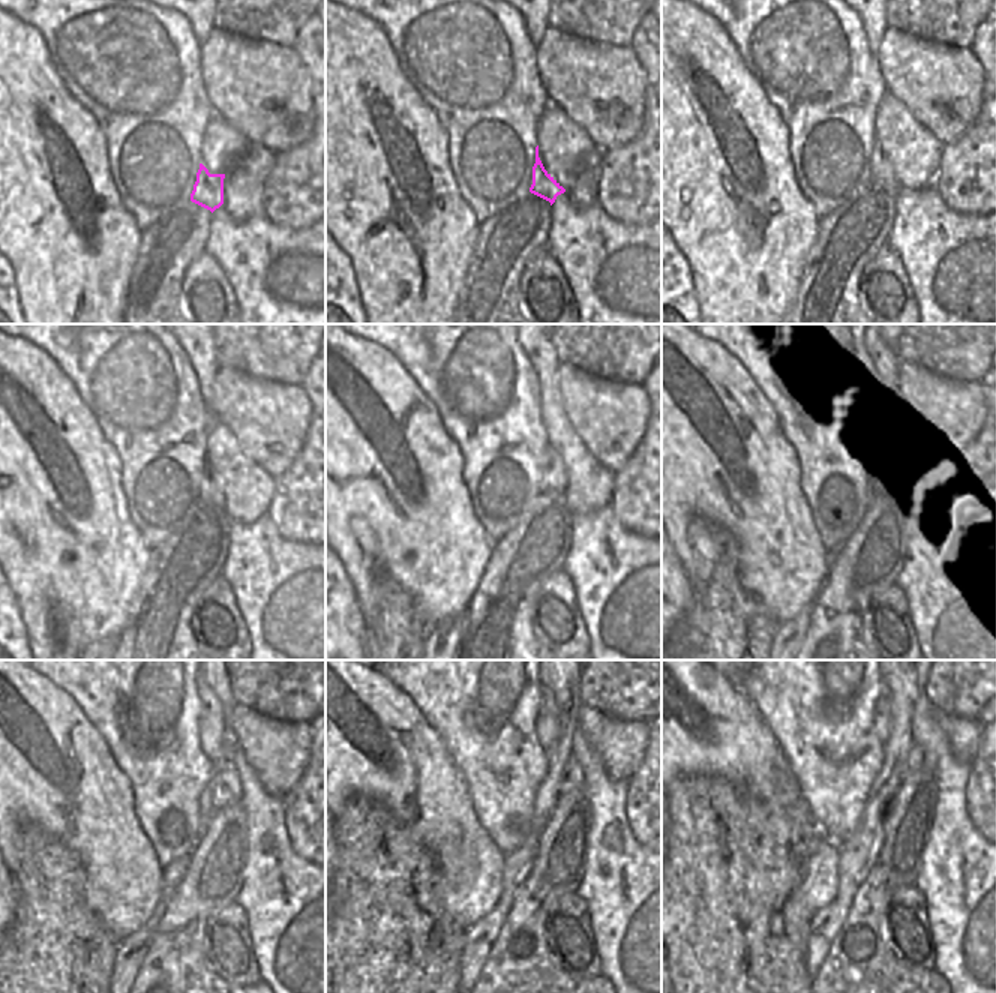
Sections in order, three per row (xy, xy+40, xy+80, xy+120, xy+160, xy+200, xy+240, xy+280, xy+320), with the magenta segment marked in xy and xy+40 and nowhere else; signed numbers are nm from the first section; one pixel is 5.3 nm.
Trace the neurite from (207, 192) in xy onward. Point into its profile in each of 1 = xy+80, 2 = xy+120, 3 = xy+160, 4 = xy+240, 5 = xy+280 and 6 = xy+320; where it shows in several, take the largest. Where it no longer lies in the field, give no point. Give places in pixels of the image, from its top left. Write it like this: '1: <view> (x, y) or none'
1: xy+80 (882, 176)
2: xy+120 (210, 495)
3: xy+160 (552, 468)
4: xy+240 (225, 786)
5: xy+280 (572, 777)
6: xy+320 (914, 762)

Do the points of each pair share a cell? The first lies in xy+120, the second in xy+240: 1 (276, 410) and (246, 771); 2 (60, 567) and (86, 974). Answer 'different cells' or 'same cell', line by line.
1: different cells
2: different cells

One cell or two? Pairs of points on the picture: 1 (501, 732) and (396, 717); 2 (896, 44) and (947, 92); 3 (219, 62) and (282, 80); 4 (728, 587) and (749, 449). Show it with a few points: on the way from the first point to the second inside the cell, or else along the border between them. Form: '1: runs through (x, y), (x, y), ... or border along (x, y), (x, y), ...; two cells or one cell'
1: border along (407, 693), (447, 752); two cells
2: runs through (908, 56), (935, 81); one cell
3: runs through (234, 69), (245, 80), (267, 80); one cell
4: border along (714, 527), (735, 548), (735, 567), (740, 579); two cells

